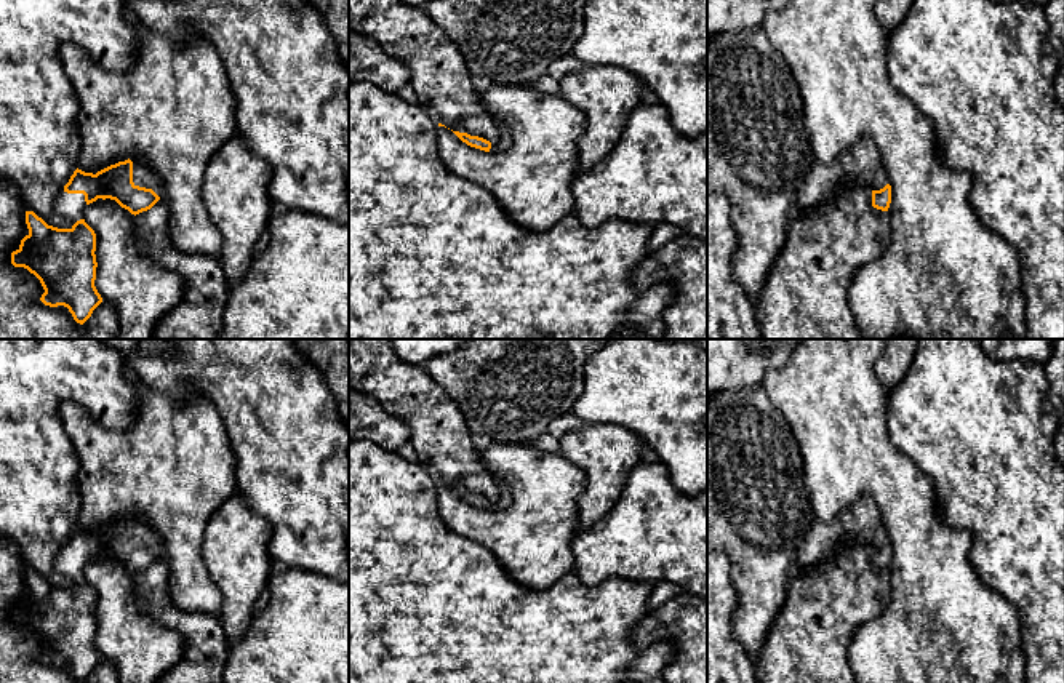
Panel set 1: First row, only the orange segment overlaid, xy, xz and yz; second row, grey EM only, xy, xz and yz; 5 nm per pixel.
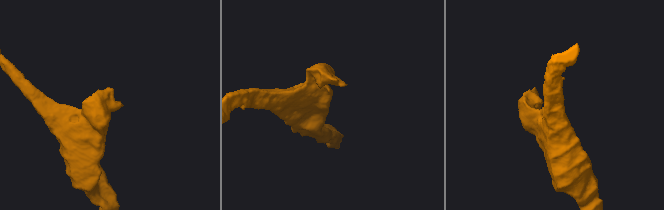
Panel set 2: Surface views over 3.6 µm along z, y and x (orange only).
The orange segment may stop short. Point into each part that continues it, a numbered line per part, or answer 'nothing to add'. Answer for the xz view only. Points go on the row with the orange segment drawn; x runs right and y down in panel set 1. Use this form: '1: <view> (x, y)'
1: xz (504, 141)

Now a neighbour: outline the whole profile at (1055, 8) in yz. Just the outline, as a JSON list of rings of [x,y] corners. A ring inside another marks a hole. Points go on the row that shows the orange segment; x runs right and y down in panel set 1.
[[[1048,0],[1045,14],[1050,27],[1048,40],[1059,61],[1054,91],[1058,101],[1064,106],[1064,0]]]

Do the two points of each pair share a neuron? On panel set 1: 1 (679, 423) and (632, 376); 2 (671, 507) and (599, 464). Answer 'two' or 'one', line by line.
1: one
2: two

